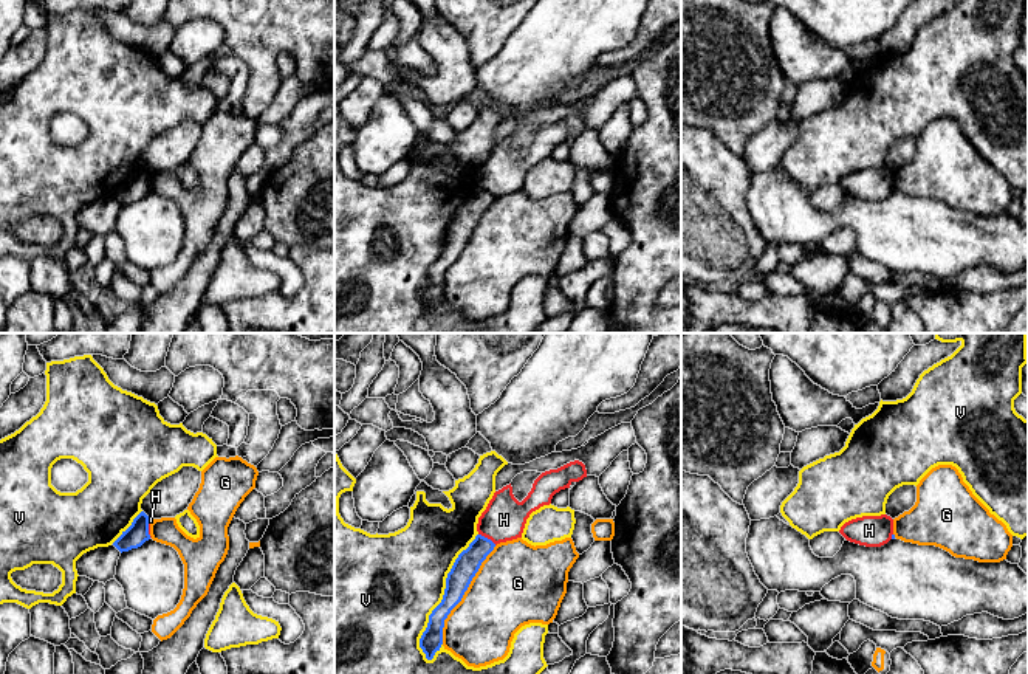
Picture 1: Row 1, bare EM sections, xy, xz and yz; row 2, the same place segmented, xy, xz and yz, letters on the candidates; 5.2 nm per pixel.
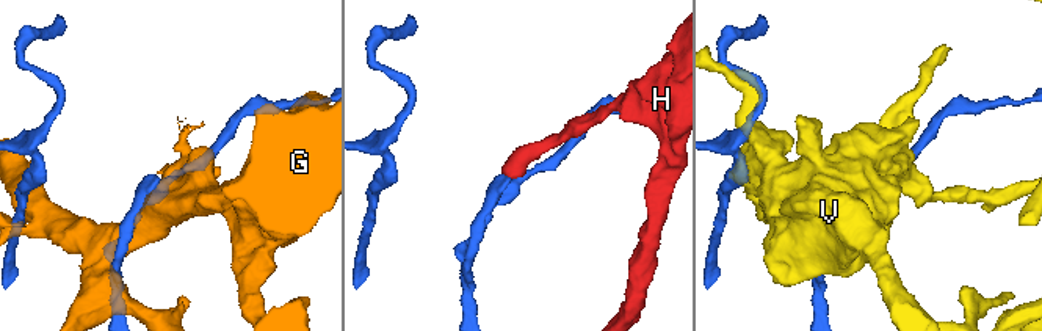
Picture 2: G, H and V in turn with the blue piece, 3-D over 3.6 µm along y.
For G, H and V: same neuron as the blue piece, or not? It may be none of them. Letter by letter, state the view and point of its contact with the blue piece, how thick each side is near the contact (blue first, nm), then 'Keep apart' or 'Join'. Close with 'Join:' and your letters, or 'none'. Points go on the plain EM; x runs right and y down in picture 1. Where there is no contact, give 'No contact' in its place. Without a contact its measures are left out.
G: Touches blue at xz (463, 247). Thickness 130 nm (blue) against 400 nm. Keep apart
H: Touches blue at xz (486, 191). Thickness 130 nm (blue) against 220 nm. Keep apart
V: Touches blue at xz (443, 250). Thickness 130 nm (blue) against 480 nm. Keep apart
Join: none

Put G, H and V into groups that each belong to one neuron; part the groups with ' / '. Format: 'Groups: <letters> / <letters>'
Groups: G / H / V

